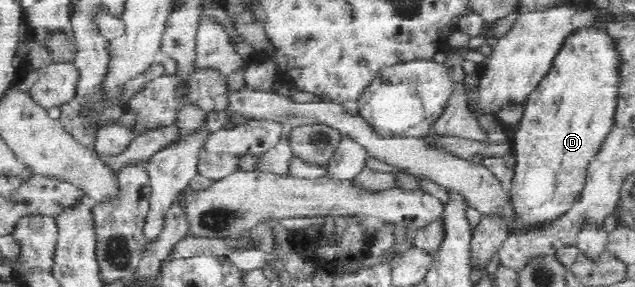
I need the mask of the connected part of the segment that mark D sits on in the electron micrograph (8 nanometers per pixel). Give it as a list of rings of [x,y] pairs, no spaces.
[[[583,27],[577,29],[571,37],[567,37],[565,43],[563,43],[562,49],[556,56],[551,69],[547,72],[547,75],[539,82],[539,85],[526,97],[524,104],[524,114],[518,123],[515,131],[511,131],[513,135],[513,149],[515,149],[516,163],[514,168],[514,175],[511,181],[511,204],[513,208],[516,221],[520,224],[520,228],[524,229],[524,232],[533,228],[541,227],[541,224],[551,224],[553,221],[563,217],[569,209],[575,205],[577,196],[583,191],[584,185],[587,179],[587,172],[591,160],[597,155],[597,152],[601,149],[607,134],[612,130],[615,104],[616,104],[616,89],[618,86],[618,69],[619,64],[617,60],[617,54],[615,54],[614,43],[612,39],[602,31],[597,31],[590,27]]]

